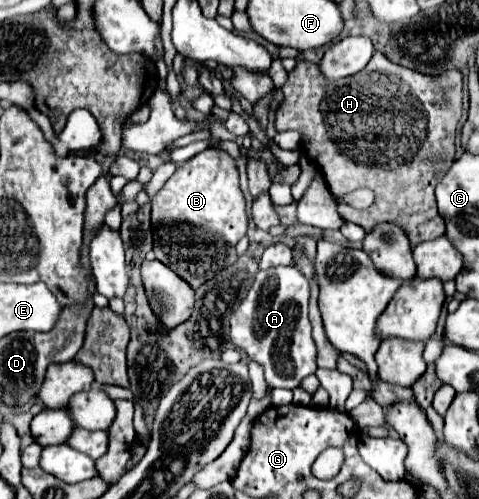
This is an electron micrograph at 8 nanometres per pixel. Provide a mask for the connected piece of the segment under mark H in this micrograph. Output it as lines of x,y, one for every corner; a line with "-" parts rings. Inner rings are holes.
375,53
363,71
347,79
329,81
323,79
323,73
315,63
299,61
297,67
289,73
289,79
283,85
283,93
285,101
275,117
277,131
295,129
303,135
301,151
317,167
321,167
321,173
331,191
335,195
351,193
359,187
377,191
377,203
373,203
369,209
339,205
339,215
345,221
361,225
365,233
383,221
395,223
407,231
411,247
437,239
445,233
445,223
437,213
435,187
455,161
455,127
461,117
463,97
463,75
459,69
445,71
443,75
431,79
431,75
399,67
397,63
391,63
387,57
383,57
383,53

